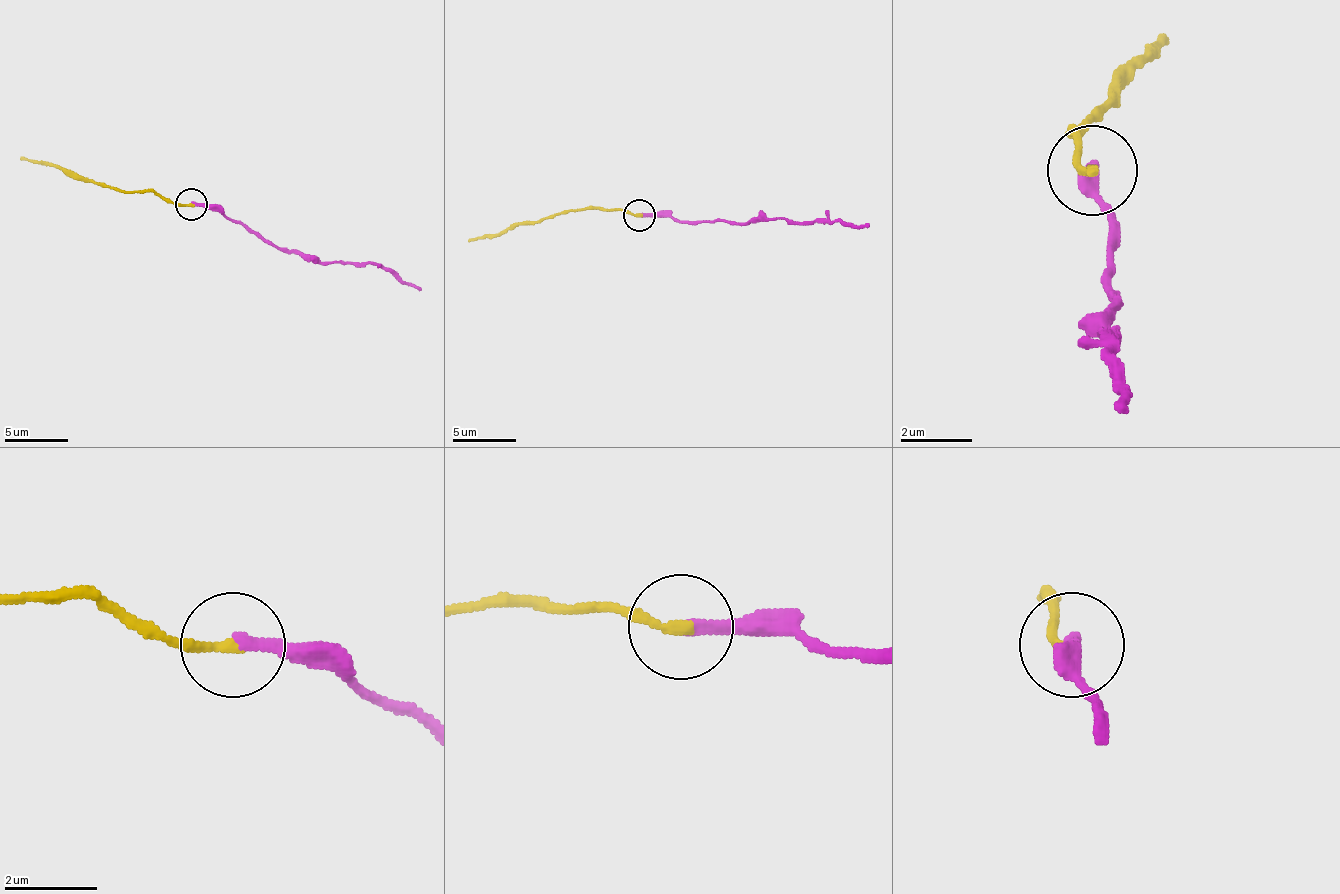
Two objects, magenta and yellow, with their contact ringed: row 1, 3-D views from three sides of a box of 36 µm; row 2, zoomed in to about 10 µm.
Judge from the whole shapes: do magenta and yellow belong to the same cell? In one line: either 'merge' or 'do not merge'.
merge

